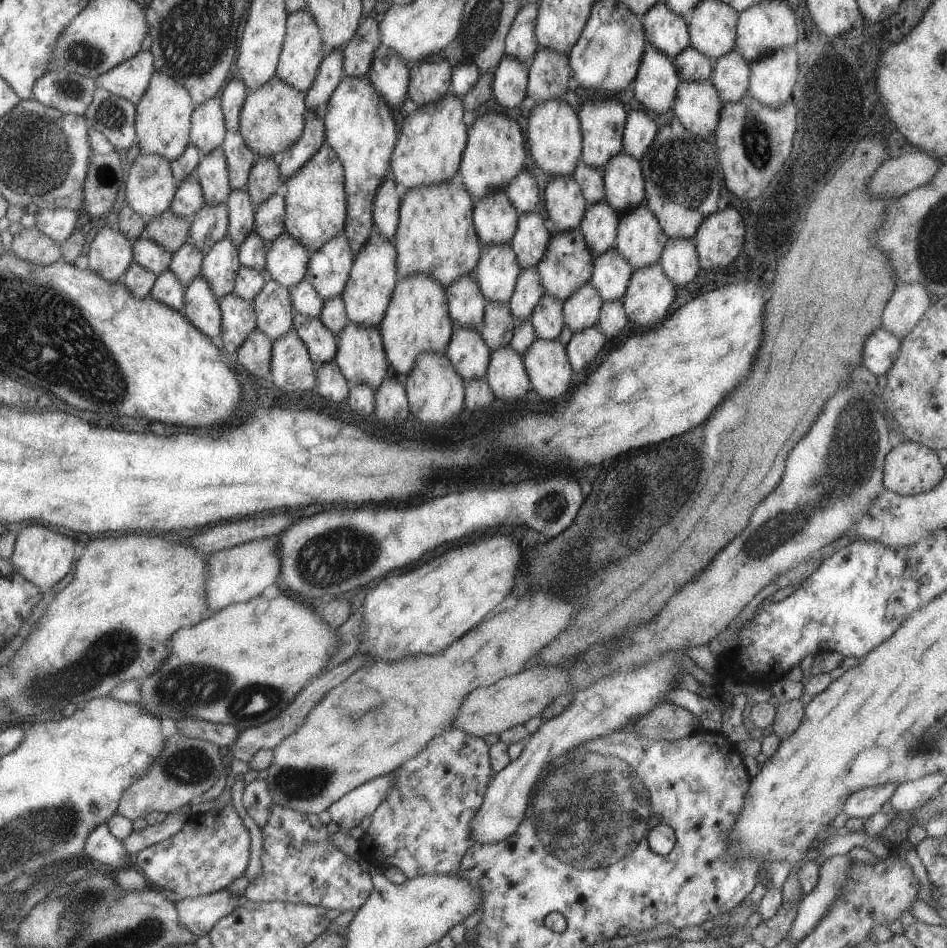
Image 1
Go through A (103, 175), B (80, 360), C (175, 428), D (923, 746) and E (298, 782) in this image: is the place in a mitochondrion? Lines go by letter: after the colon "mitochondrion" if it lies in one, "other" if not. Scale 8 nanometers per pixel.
A: mitochondrion
B: mitochondrion
C: other
D: mitochondrion
E: mitochondrion

